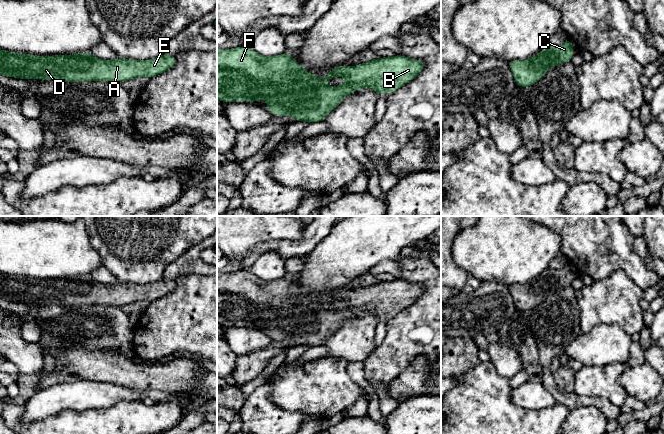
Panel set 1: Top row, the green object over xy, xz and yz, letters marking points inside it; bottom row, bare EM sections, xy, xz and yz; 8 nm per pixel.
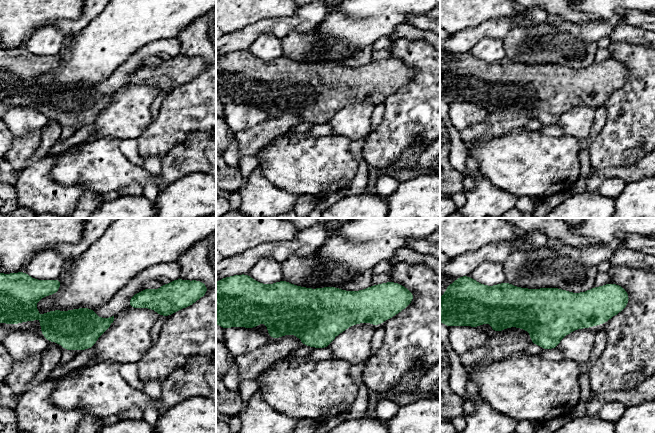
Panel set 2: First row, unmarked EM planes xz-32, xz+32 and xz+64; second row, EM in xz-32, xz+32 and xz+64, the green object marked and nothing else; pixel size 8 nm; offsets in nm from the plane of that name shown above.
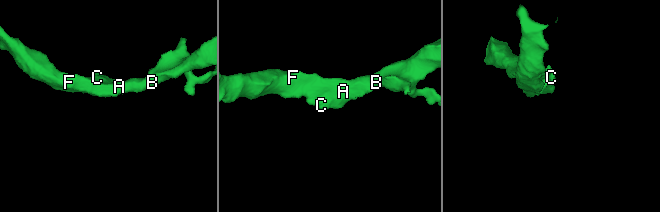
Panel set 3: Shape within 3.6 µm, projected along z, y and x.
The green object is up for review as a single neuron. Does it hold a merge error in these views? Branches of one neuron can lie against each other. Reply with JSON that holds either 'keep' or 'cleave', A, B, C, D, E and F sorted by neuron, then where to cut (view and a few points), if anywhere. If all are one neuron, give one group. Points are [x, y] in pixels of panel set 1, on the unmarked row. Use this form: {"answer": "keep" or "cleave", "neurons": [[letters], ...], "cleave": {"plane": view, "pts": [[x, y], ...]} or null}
{"answer": "keep", "neurons": [["A", "B", "C", "D", "E", "F"]], "cleave": null}

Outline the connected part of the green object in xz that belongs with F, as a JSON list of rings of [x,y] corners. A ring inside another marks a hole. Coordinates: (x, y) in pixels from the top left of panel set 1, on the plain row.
[[[241,270],[217,275],[217,323],[231,327],[256,326],[264,322],[272,339],[293,339],[296,346],[322,346],[351,316],[370,312],[376,315],[378,321],[386,316],[395,316],[416,302],[424,291],[422,284],[395,279],[373,283],[358,290],[341,289],[327,295],[325,302],[318,302],[301,291],[287,276],[267,281],[258,278],[250,270]],[[337,300],[345,301],[343,309],[329,311],[325,308],[326,304]]]

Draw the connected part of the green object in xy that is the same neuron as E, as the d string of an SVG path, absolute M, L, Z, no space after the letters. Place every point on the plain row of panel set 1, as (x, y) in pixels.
M0 273L0 298L20 303L39 303L52 305L54 302L61 306L101 305L122 307L140 301L152 302L170 294L176 287L173 278L163 278L148 284L118 282L104 284L92 277L78 277L74 279L36 280L33 278L18 278Z

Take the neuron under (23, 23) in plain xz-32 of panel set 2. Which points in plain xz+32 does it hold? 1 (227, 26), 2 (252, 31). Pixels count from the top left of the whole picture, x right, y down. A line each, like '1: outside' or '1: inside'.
1: inside
2: outside

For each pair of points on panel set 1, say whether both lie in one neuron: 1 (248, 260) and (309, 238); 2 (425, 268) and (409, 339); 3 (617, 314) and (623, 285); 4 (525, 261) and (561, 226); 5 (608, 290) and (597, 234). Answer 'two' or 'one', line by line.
1: one
2: one
3: one
4: two
5: two

